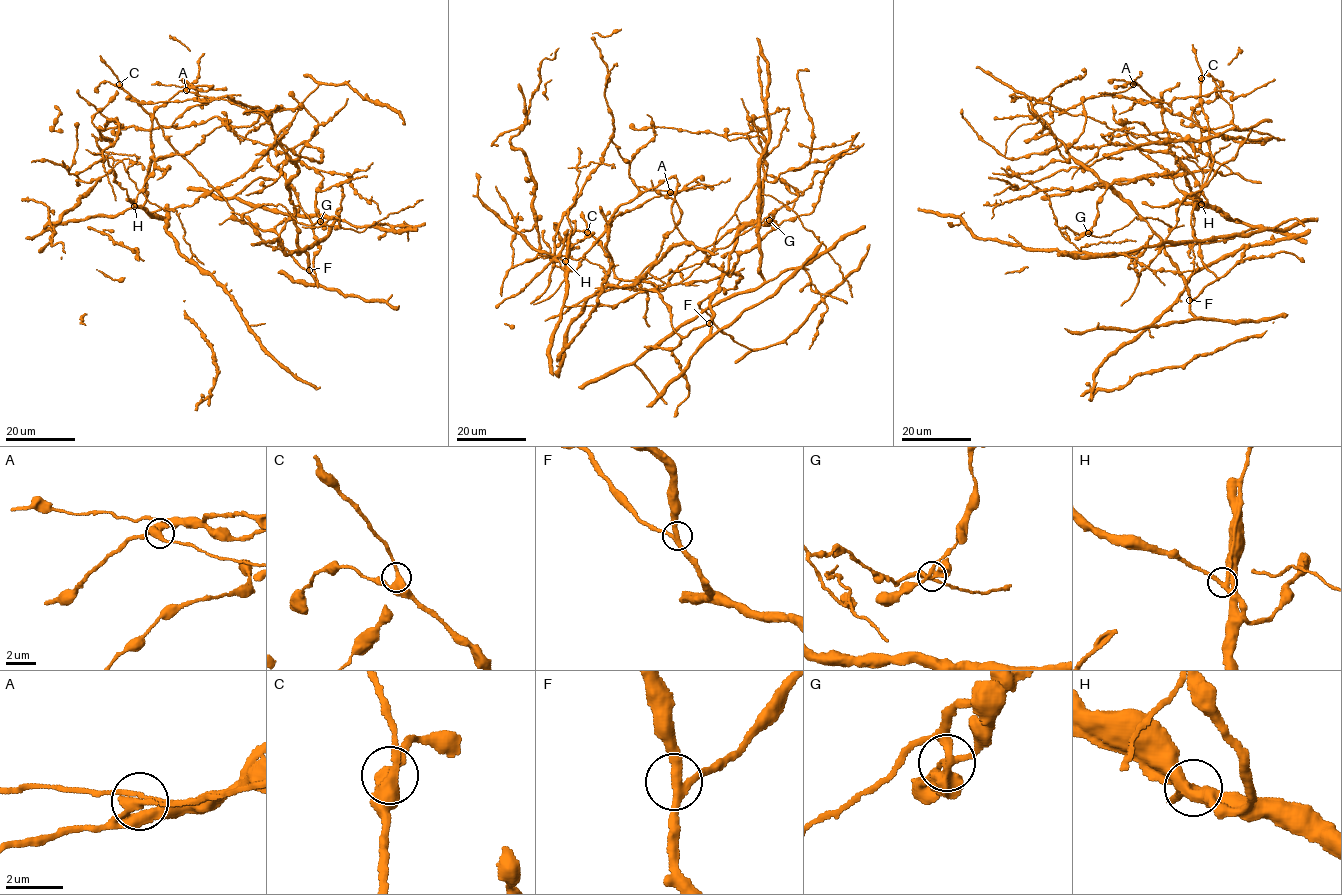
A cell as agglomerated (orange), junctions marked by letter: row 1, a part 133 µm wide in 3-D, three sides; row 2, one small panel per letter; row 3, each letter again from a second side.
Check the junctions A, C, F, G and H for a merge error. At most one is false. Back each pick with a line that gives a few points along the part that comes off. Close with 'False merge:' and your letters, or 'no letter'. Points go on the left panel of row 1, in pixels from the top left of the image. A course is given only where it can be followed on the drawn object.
G: Course of the part to remove: (320, 221), (325, 223), (333, 216), (340, 219), (341, 227), (362, 231), (390, 213), (422, 200)
False merge: G

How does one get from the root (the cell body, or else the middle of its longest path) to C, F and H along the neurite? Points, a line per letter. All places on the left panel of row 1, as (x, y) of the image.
C: (292, 257), (288, 250), (267, 245), (259, 233), (233, 215), (228, 203), (173, 147), (156, 118), (119, 84)
F: (292, 257), (309, 270)
H: (292, 257), (288, 250), (267, 245), (233, 215), (220, 191), (226, 186), (191, 206), (148, 215), (134, 206)

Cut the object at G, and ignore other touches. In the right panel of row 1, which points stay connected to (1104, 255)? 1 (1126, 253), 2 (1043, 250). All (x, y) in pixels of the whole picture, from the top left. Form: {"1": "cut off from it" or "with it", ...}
{"1": "with it", "2": "with it"}

